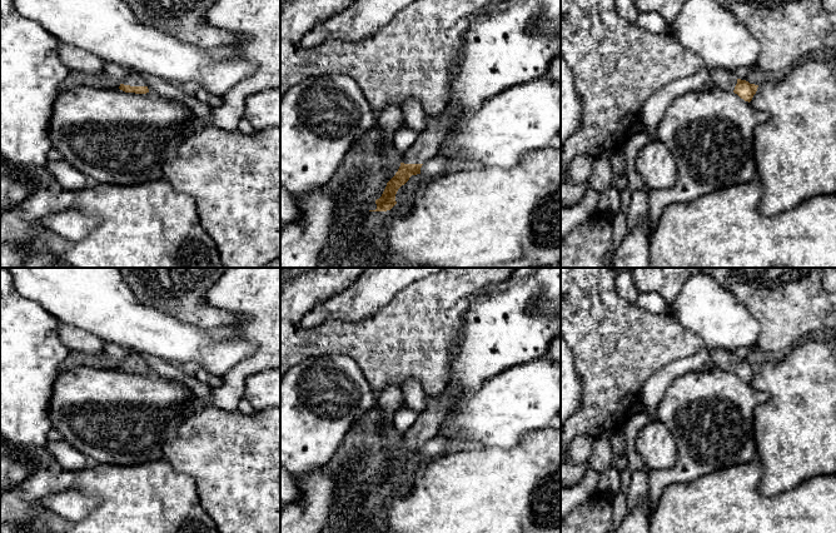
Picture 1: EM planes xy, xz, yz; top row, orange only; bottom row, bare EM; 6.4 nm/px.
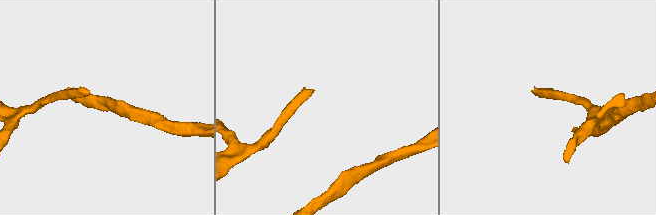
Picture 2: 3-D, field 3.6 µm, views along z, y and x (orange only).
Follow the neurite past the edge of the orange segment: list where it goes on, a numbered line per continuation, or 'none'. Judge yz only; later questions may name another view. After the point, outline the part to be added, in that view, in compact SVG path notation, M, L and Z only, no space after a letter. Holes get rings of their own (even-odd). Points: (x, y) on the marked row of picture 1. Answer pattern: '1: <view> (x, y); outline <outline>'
1: yz (726, 80); outline M710 69L708 79L720 89L726 91L733 91L737 84L737 76L733 71L727 71L725 69Z

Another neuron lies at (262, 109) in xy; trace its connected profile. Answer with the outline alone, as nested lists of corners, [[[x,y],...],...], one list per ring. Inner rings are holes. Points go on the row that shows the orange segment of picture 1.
[[[280,88],[249,95],[245,100],[244,116],[255,131],[267,128],[280,129]]]

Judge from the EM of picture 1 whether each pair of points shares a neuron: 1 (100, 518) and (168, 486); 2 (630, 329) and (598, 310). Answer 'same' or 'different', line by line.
1: same
2: same

